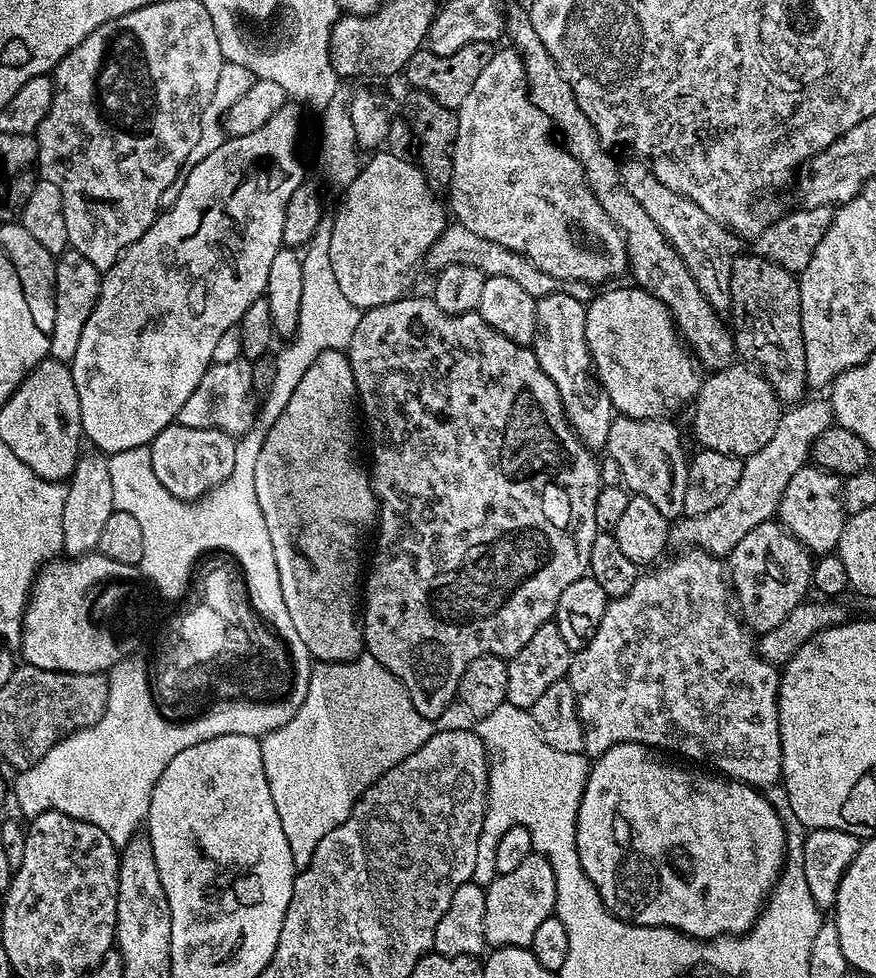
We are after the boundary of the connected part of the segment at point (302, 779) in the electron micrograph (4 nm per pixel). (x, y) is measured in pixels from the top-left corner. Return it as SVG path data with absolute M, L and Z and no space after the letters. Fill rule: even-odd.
M361 654L354 660L320 662L312 669L312 677L310 678L310 686L306 690L306 698L302 702L302 706L298 706L294 718L290 718L290 722L286 722L286 726L282 726L273 732L267 732L260 740L262 766L266 770L266 782L270 782L270 794L274 794L274 806L278 809L278 818L282 818L282 830L286 834L286 842L290 842L290 858L294 858L294 866L297 870L306 867L312 857L312 851L318 846L318 842L322 842L322 838L326 838L326 834L330 834L330 830L334 830L342 822L346 822L346 818L352 812L352 807L356 805L357 798L383 772L390 770L398 762L404 761L414 750L420 749L433 736L436 726L433 725L435 723L431 719L417 716L414 712L402 714L400 710L402 698L405 699L406 697L407 692L404 684L394 678L394 674L390 674L385 670L372 656Z

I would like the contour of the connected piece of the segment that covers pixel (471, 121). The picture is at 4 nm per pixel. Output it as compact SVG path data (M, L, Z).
M497 47L490 62L478 74L466 102L456 112L458 134L454 142L454 174L446 193L446 204L455 223L481 238L501 243L524 256L534 267L560 282L584 281L597 286L629 271L628 243L618 225L598 206L590 194L582 166L569 154L554 135L550 118L538 110L528 96L528 79L524 60L515 47Z

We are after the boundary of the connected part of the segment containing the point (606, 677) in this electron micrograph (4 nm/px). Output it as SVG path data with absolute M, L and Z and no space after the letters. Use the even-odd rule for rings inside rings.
M695 546L684 551L688 552L674 557L669 564L661 563L645 571L648 572L645 576L644 573L637 575L634 586L630 588L630 594L609 599L608 609L602 616L598 630L589 638L588 645L579 649L572 657L572 665L566 679L576 691L578 714L584 727L584 752L589 757L595 758L601 756L610 746L622 742L647 744L650 748L667 750L669 753L680 751L682 755L689 756L692 760L709 760L713 764L711 767L717 773L733 780L741 780L743 784L750 784L754 788L767 790L779 785L782 780L782 738L778 714L781 673L777 665L766 662L759 656L756 652L753 633L734 611L734 596L730 591L729 581L726 579L725 561Z

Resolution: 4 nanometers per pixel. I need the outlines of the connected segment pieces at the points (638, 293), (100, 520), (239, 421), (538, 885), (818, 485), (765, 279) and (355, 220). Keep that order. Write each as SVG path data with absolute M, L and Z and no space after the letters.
M631 287L612 288L600 297L597 295L587 305L586 342L590 346L596 376L606 394L610 394L613 409L622 416L654 420L663 417L667 408L680 408L695 401L702 383L702 368L682 343L682 337L672 321L672 313L666 305L643 288Z
M81 455L76 468L72 471L66 487L66 506L62 506L62 542L63 551L69 552L72 558L89 555L101 547L106 522L112 519L115 502L113 487L110 482L108 461L103 455Z
M241 358L234 362L209 364L206 374L202 374L202 382L194 386L194 394L190 394L182 410L178 410L175 423L195 428L216 428L233 438L239 438L250 430L258 411L258 393L252 388L252 363Z
M534 854L510 874L496 876L486 888L485 945L498 948L527 948L538 925L553 915L556 907L556 879L546 857Z
M806 466L790 478L782 494L779 523L813 554L832 554L840 547L846 513L841 477L825 468Z
M733 255L730 270L731 312L730 324L734 329L737 353L767 378L774 394L785 405L792 406L805 399L809 386L806 350L802 342L799 279L761 256Z
M380 150L377 156L367 157L358 178L343 192L340 201L340 209L333 215L330 262L334 265L334 278L338 278L338 286L342 286L342 294L361 310L400 299L409 291L408 271L423 261L444 232L446 208L441 197L432 191L422 170L411 159L394 158L394 154Z

